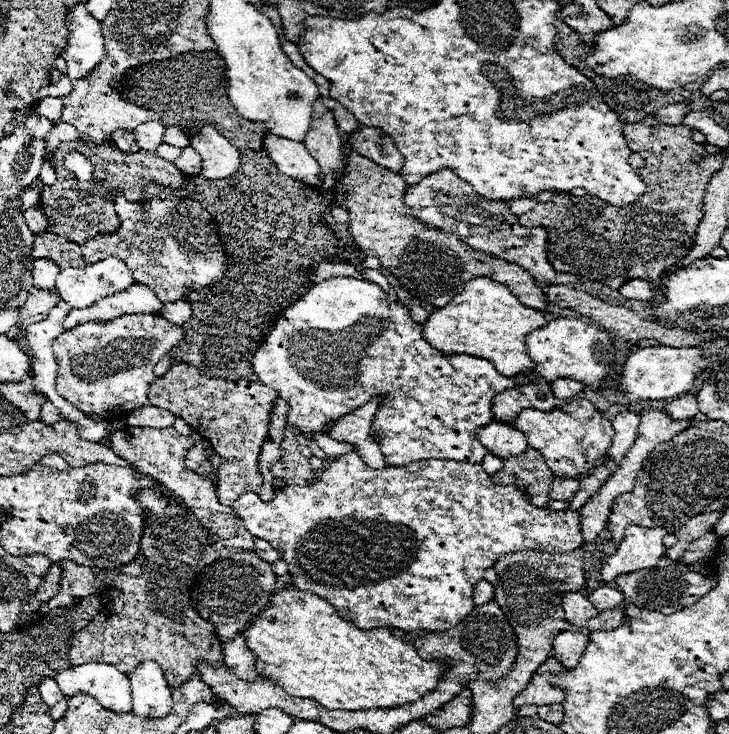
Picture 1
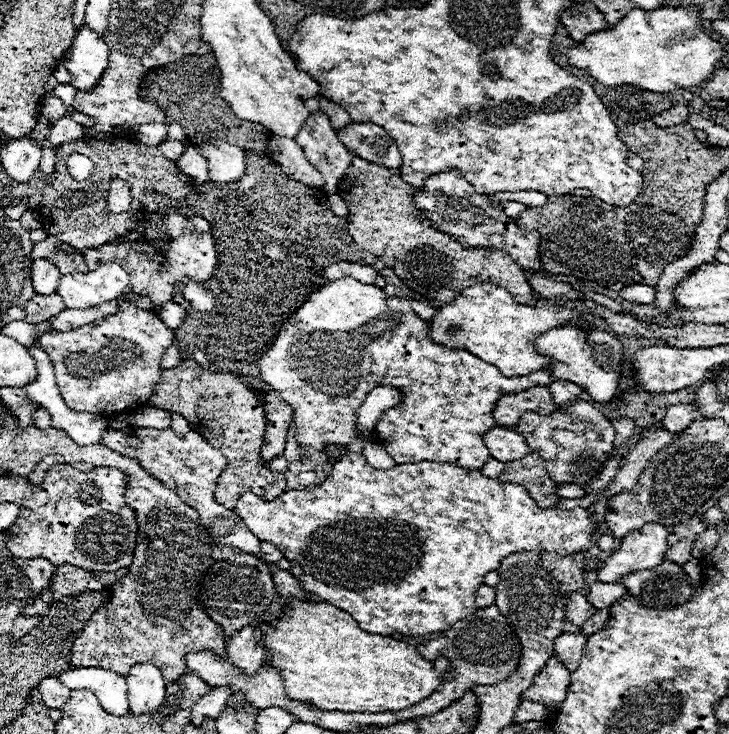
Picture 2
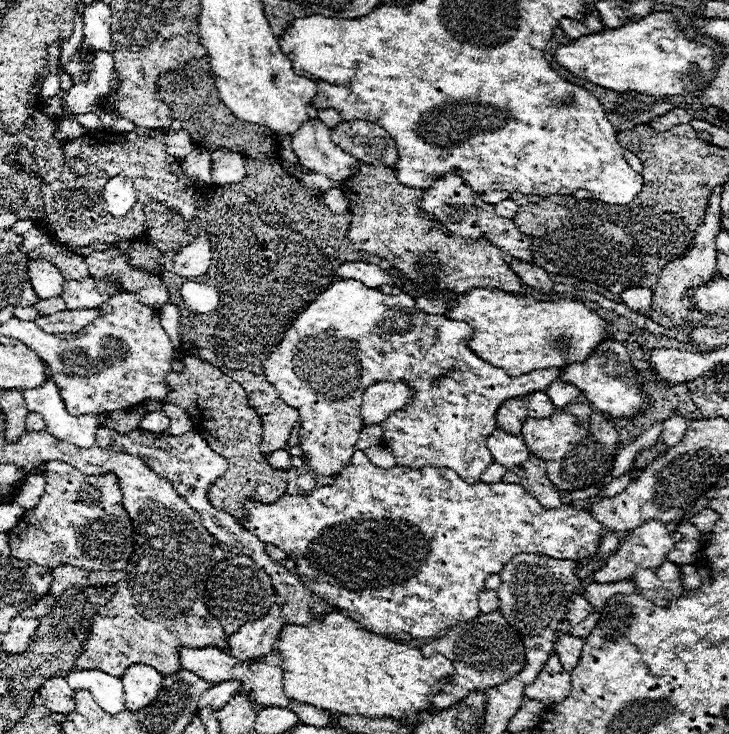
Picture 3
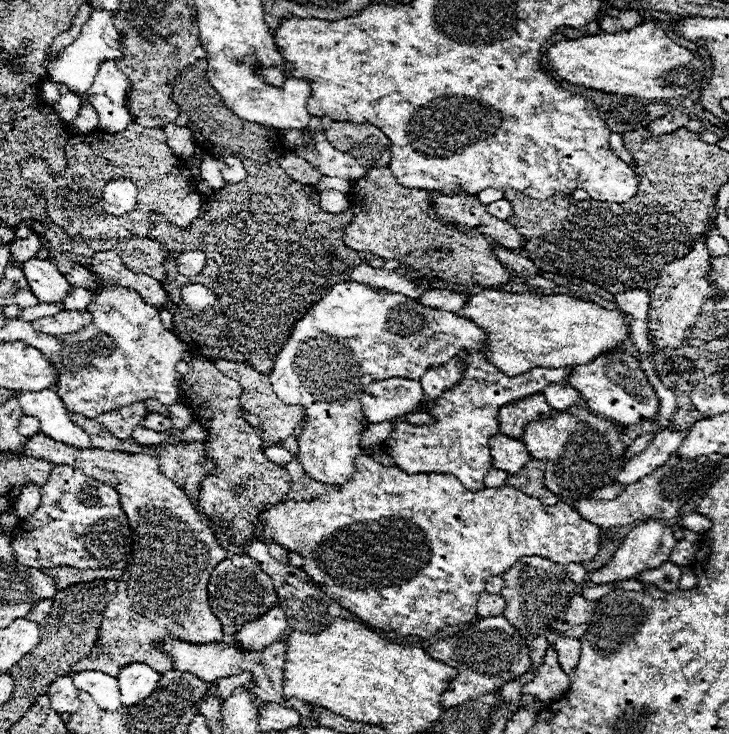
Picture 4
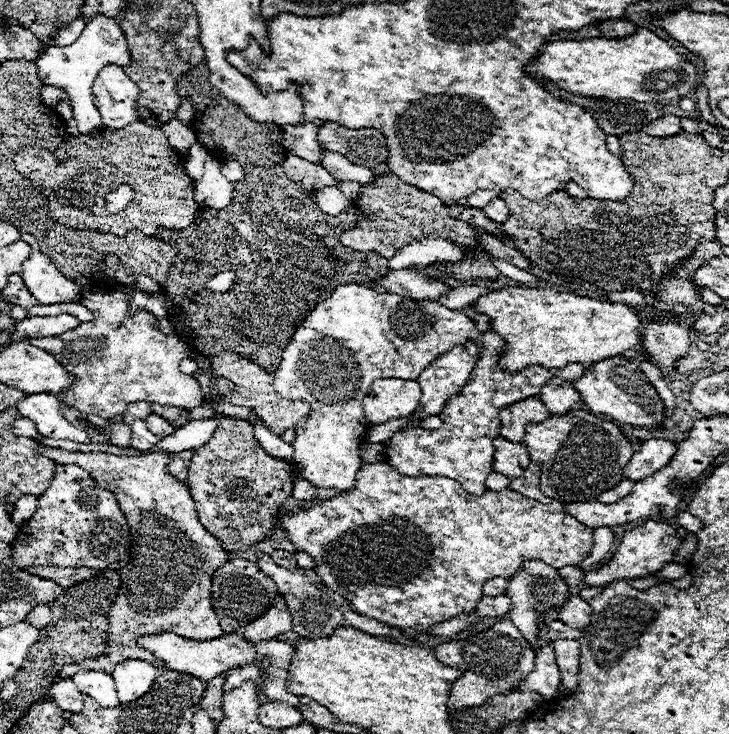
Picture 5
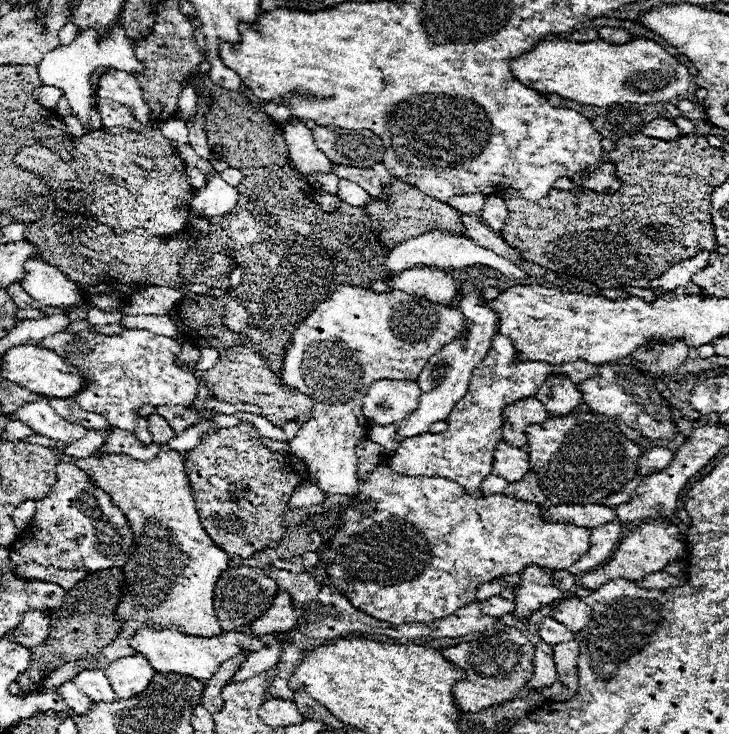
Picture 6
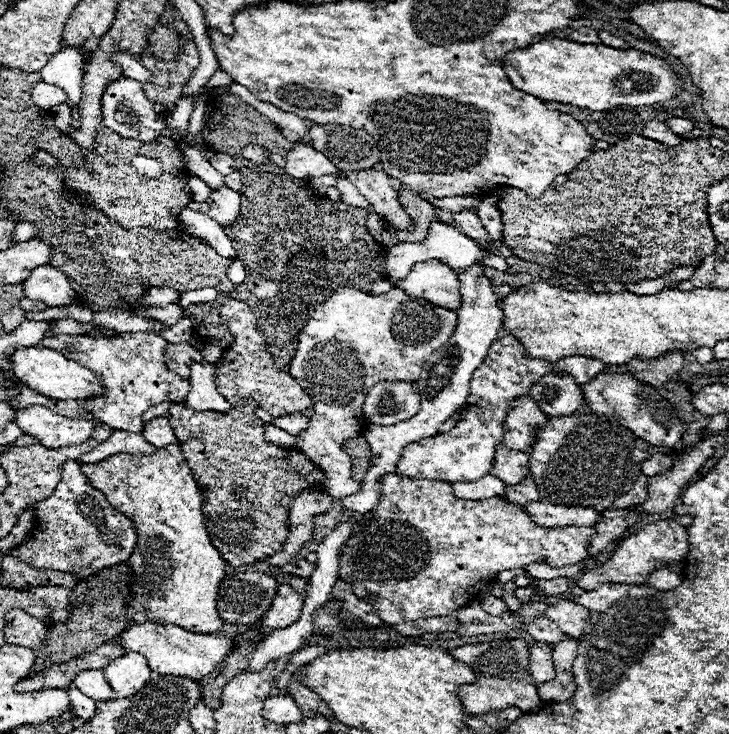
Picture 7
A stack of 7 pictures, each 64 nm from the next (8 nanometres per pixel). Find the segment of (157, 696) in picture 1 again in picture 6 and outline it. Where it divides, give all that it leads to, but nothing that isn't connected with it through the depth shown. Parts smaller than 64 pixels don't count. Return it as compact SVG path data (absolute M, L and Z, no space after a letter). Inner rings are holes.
M140 654L124 656L112 662L104 672L108 672L108 680L112 680L112 688L116 696L124 700L140 694L156 674L156 670Z

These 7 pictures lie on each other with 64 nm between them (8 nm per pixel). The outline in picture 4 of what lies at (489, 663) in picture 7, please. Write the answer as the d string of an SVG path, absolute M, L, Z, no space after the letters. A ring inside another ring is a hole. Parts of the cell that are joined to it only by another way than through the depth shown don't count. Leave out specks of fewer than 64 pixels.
M504 616L476 620L466 630L462 630L458 636L450 636L430 646L428 654L458 670L458 676L448 684L446 692L442 694L444 708L454 708L456 704L478 700L484 694L496 692L506 682L516 680L524 672L528 672L532 666L526 640Z

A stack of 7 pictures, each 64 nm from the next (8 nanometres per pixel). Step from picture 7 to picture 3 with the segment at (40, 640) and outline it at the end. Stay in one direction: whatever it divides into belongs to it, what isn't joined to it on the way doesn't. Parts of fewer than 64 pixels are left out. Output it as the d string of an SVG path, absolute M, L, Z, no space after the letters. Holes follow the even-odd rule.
M48 594L48 596L44 596L44 598L40 598L30 610L24 610L22 612L22 616L32 616L32 618L42 618L48 615L52 606L54 606L55 597L52 594Z

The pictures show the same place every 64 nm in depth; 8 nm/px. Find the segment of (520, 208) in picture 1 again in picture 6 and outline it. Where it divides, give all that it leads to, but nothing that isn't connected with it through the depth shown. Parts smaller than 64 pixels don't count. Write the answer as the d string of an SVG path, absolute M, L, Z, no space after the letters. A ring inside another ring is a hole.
M488 196L484 200L484 206L480 210L480 218L484 220L484 224L488 228L492 228L492 232L496 232L496 234L502 232L506 216L508 216L508 210L506 210L506 204L500 196Z

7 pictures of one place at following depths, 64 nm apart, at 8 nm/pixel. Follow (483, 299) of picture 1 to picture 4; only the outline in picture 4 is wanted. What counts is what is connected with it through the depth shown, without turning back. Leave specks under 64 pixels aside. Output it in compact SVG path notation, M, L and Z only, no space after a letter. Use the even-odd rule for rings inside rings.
M486 288L478 294L474 294L466 306L458 312L458 316L464 316L472 320L476 326L484 328L488 332L488 346L486 346L486 358L500 368L508 376L524 374L532 368L564 368L564 366L580 366L588 364L588 360L594 360L600 356L600 352L608 352L612 348L620 348L626 338L630 338L630 316L616 310L602 308L600 304L572 298L568 294L536 294L536 292L504 292L504 290L492 290Z

